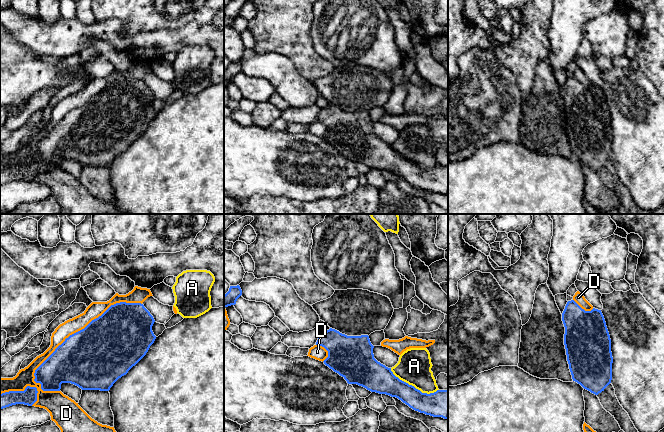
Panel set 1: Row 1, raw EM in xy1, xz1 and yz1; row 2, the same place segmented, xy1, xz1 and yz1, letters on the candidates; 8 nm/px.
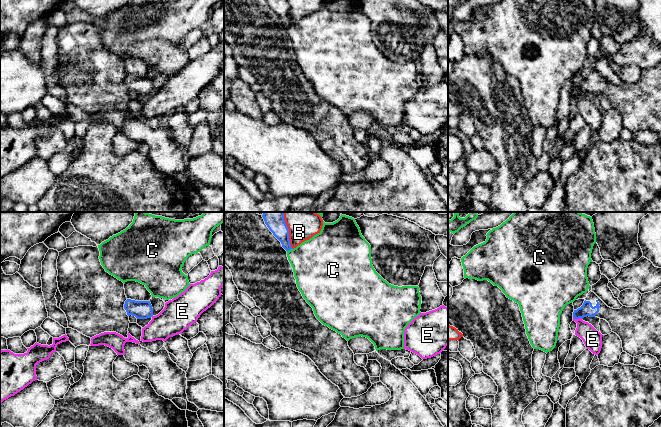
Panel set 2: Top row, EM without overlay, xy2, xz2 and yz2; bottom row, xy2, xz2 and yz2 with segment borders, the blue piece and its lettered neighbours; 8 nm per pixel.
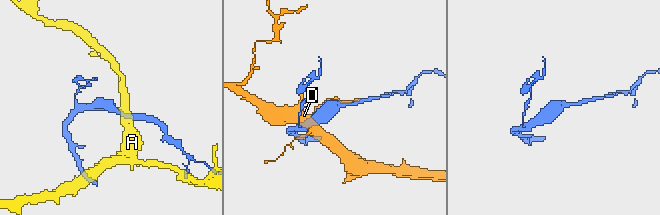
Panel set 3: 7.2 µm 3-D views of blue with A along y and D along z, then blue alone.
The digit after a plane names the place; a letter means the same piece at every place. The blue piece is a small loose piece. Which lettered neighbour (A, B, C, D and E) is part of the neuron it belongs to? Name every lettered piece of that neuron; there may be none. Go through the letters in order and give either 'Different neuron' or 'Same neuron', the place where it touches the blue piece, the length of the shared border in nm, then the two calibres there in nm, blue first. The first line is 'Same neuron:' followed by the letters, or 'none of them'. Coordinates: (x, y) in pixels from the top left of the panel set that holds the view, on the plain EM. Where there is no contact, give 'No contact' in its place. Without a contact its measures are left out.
Same neuron: none of them
A: Different neuron. Touches blue at xz1 (413, 162). Shared border 440 nm. Thickness 200 nm (blue) against 280 nm
B: Different neuron. Touches blue at xz2 (288, 12). Shared border 220 nm. Thickness 120 nm (blue) against 160 nm
C: Different neuron. Touches blue at xz2 (289, 25). Shared border 50 nm. Thickness 120 nm (blue) against 400 nm
D: Different neuron. Touches blue at xy1 (82, 105). Shared border 1050 nm. Thickness 500 nm (blue) against 120 nm
E: Different neuron. Touches blue at yz2 (577, 94). Shared border 70 nm. Thickness 100 nm (blue) against 150 nm

